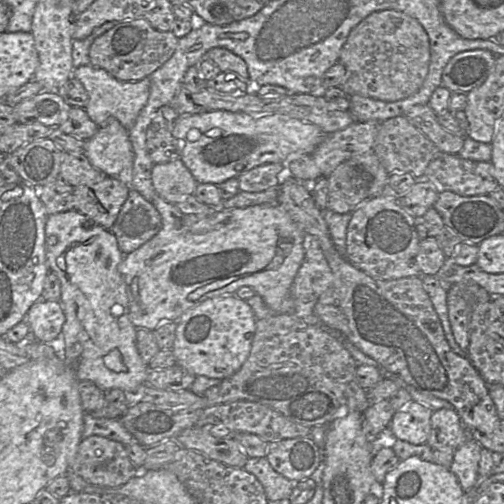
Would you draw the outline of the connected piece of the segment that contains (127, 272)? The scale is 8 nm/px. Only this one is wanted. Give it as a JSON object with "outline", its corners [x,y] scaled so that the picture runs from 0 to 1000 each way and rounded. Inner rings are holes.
{"outline":[[[310,387],[300,401],[319,427],[321,448],[315,460],[286,482],[282,488],[246,506],[244,516],[234,526],[234,538],[244,548],[252,565],[252,585],[256,597],[256,629],[264,645],[274,651],[290,651],[306,657],[325,639],[345,639],[371,615],[391,607],[403,597],[435,587],[468,587],[470,575],[480,567],[496,567],[510,585],[518,587],[526,603],[552,623],[577,623],[581,619],[581,595],[575,583],[577,563],[603,516],[605,492],[603,472],[607,462],[595,454],[577,435],[569,419],[550,403],[516,405],[494,411],[462,413],[429,419],[421,427],[397,429],[361,423],[347,405],[335,403]]]}

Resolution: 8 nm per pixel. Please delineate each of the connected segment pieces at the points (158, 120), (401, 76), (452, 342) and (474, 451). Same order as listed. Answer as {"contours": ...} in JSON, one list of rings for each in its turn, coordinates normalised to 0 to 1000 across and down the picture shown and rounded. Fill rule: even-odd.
{"contours":[[[[339,208],[317,212],[290,264],[290,296],[306,325],[353,315],[353,286],[341,268],[345,244],[355,226]]],[[[790,20],[736,26],[706,50],[683,87],[673,121],[687,137],[675,175],[688,190],[716,188],[782,202],[823,187],[853,129],[853,81],[831,42]]],[[[837,546],[835,556],[839,569],[851,585],[859,609],[875,637],[885,673],[895,692],[905,702],[927,708],[927,698],[919,696],[907,683],[891,637],[887,603],[889,569],[881,565],[867,548]]],[[[929,871],[905,891],[893,933],[905,942],[917,970],[929,974],[948,948],[948,925],[958,887],[940,871]]]]}

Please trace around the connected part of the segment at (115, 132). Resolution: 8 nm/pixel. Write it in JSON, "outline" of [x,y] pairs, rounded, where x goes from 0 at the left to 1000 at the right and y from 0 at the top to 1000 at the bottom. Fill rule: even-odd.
{"outline":[[[216,236],[208,250],[196,252],[181,274],[169,278],[165,304],[190,335],[260,369],[266,300],[256,260],[234,238]]]}

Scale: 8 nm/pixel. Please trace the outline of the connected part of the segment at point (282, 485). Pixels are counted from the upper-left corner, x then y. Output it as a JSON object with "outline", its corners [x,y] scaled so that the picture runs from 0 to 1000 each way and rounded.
{"outline":[[[528,907],[494,909],[482,931],[514,952],[532,994],[542,998],[573,994],[585,956],[548,937]]]}

